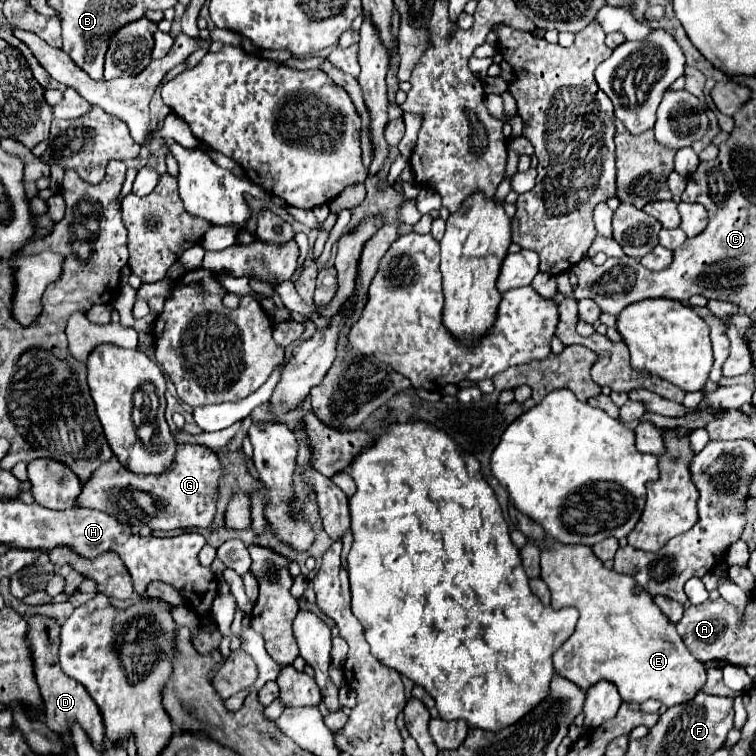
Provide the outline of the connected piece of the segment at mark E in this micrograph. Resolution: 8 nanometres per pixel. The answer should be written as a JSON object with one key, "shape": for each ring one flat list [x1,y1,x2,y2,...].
{"shape":[[553,542,551,548,541,552,541,578,551,590,551,606,575,606,579,610,579,622,575,632,563,642,563,646,553,654,553,664,559,676,567,676,581,690,587,690,599,680,611,680,625,702,645,702,647,698,661,700,665,708,687,702,705,684,705,666,691,656,675,624,655,606,653,596,641,588,629,574,619,574,603,566,595,558,591,546,581,544,561,544]]}

